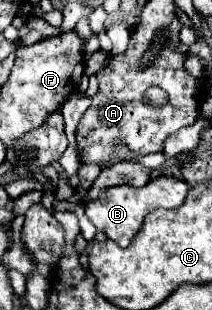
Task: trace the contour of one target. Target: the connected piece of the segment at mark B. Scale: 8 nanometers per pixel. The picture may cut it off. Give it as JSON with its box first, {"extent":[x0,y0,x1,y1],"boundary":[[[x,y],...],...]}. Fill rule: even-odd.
{"extent":[85,176,189,248],"boundary":[[[159,176],[157,180],[147,182],[141,188],[135,186],[115,186],[115,188],[107,188],[107,192],[103,192],[103,196],[99,200],[93,200],[91,204],[85,206],[85,214],[89,216],[89,220],[95,224],[97,230],[105,232],[107,238],[115,240],[121,248],[127,248],[131,238],[139,232],[143,218],[157,208],[179,208],[189,192],[189,184],[171,176]]]}

